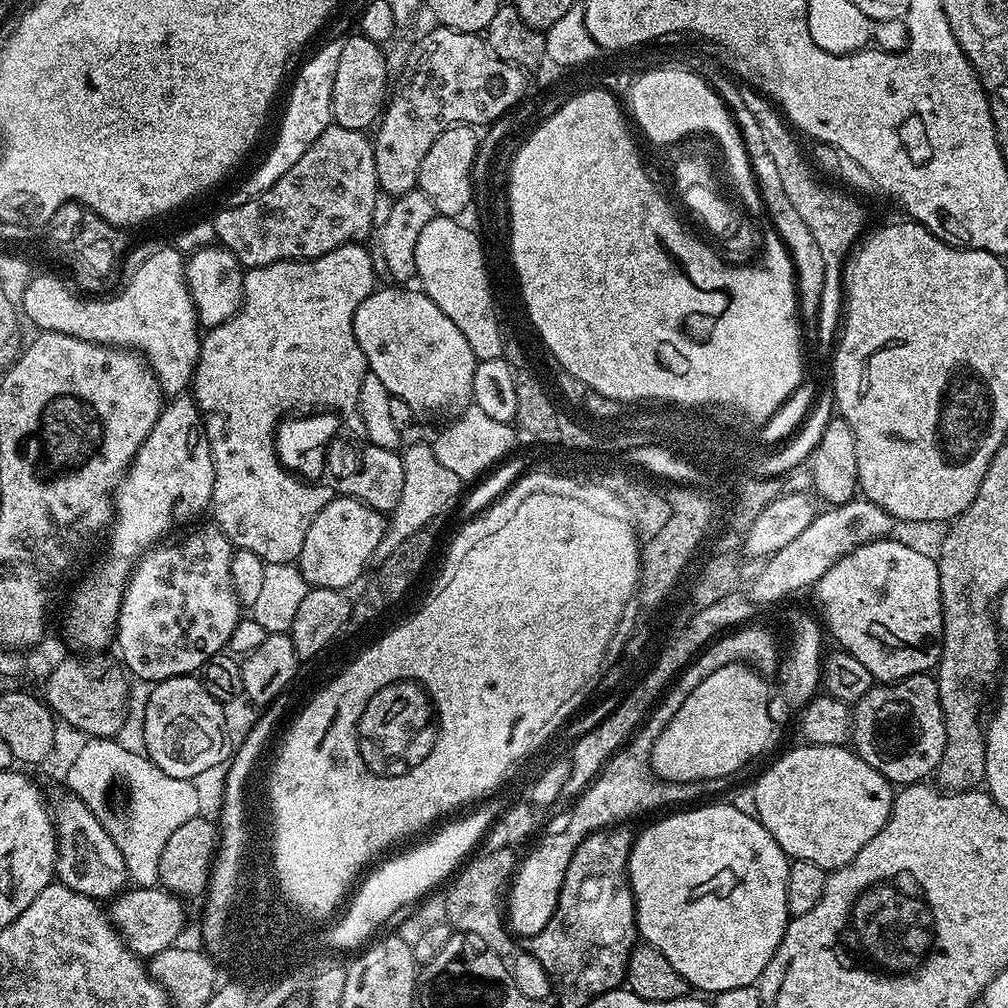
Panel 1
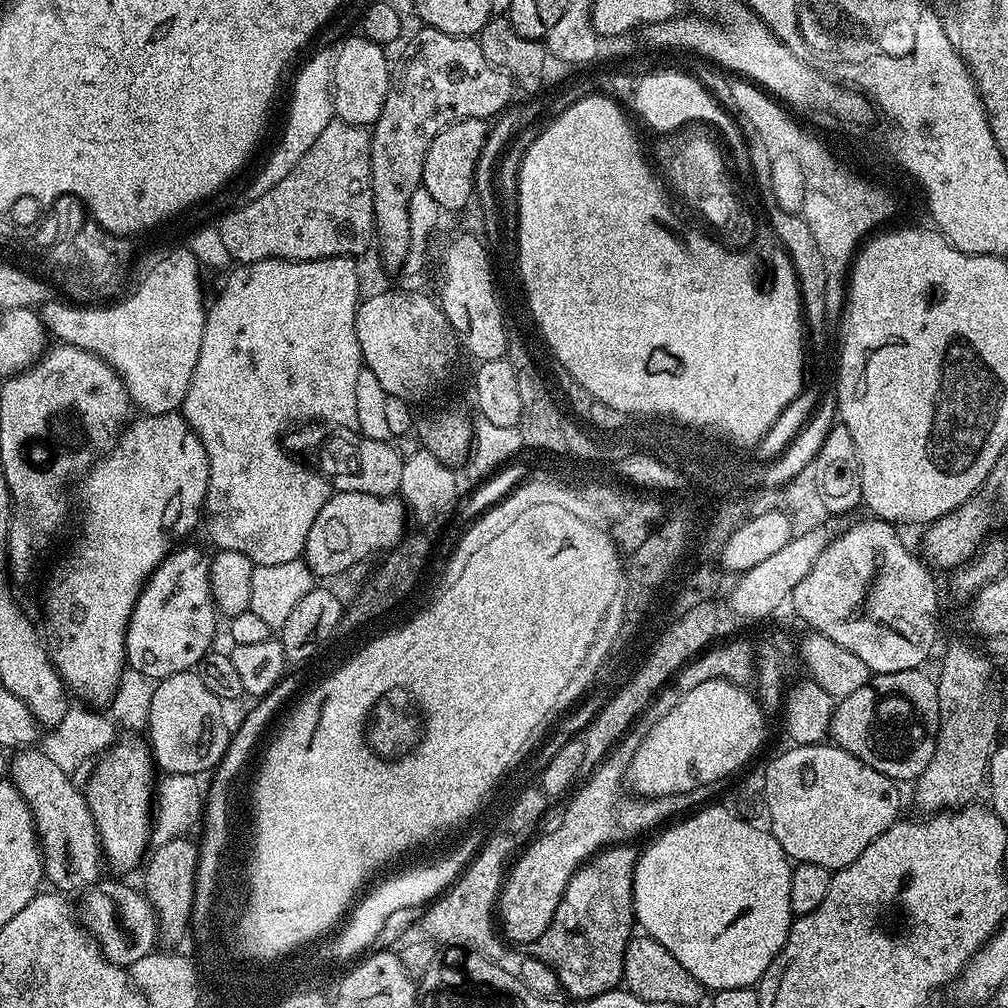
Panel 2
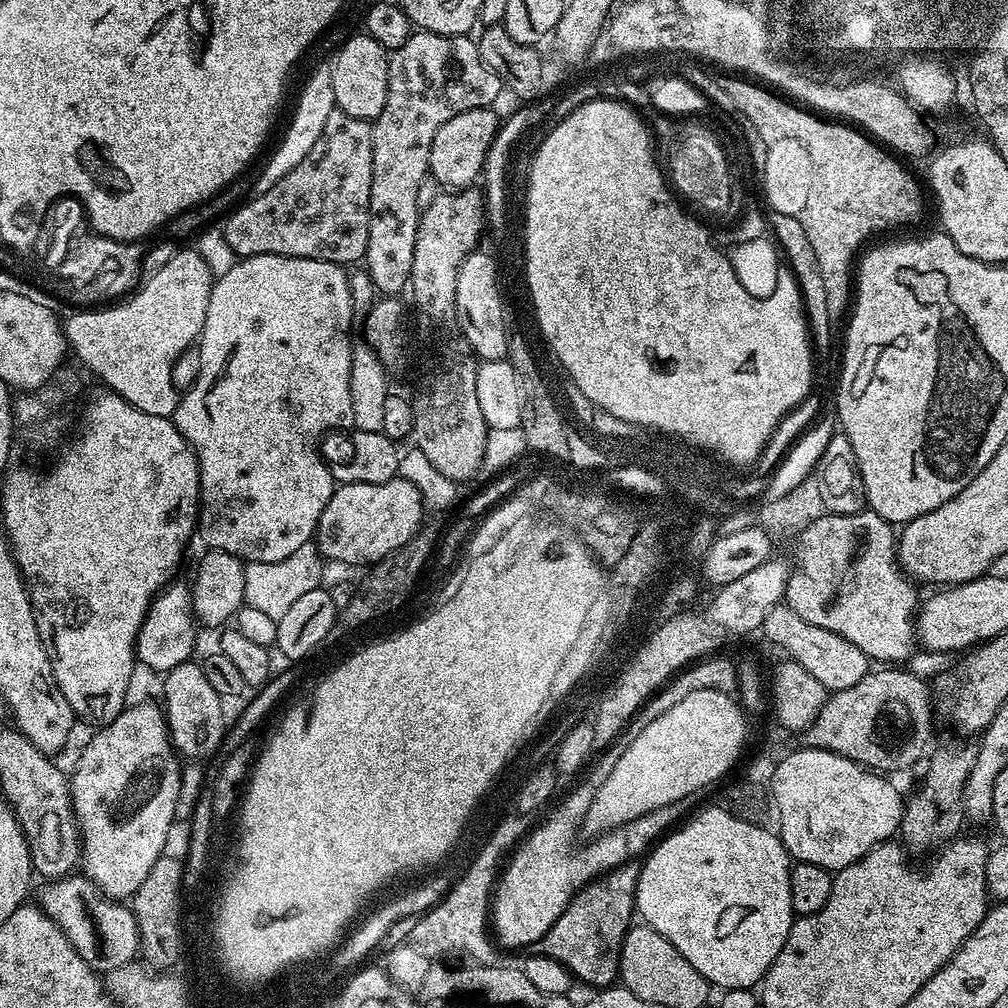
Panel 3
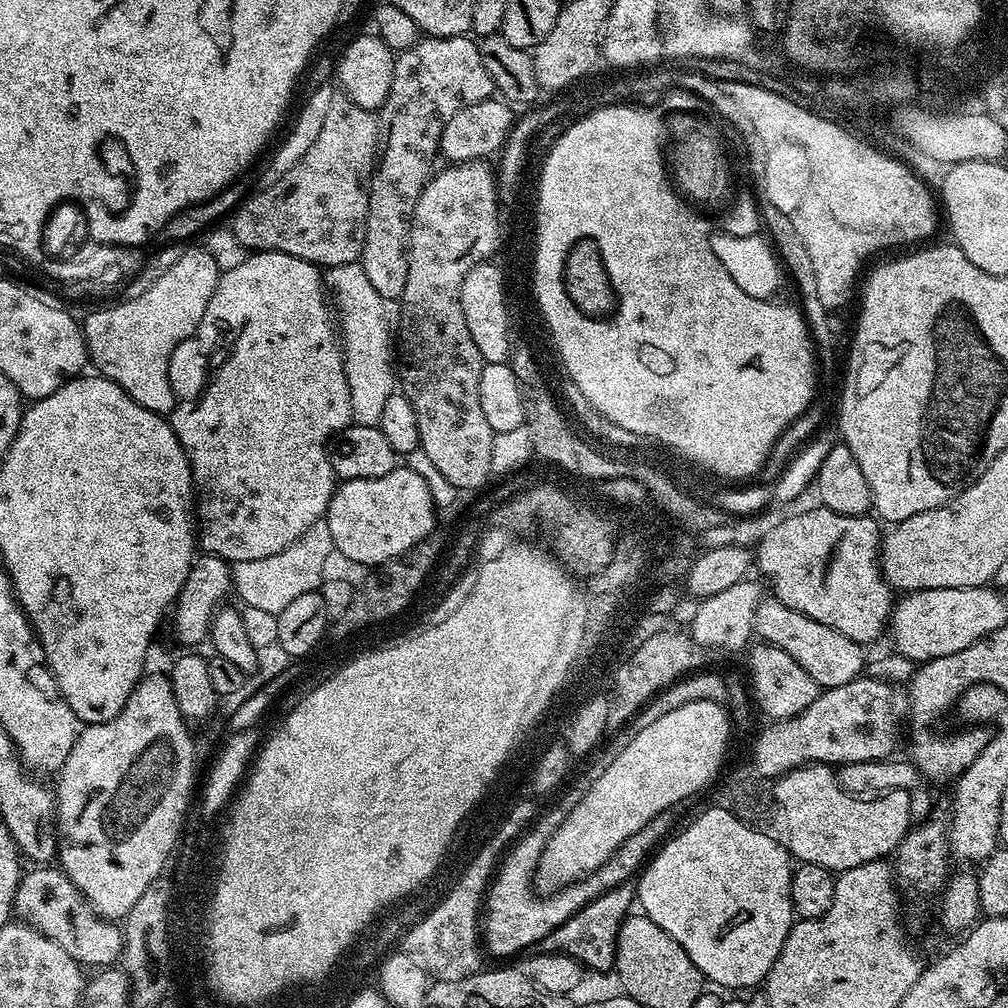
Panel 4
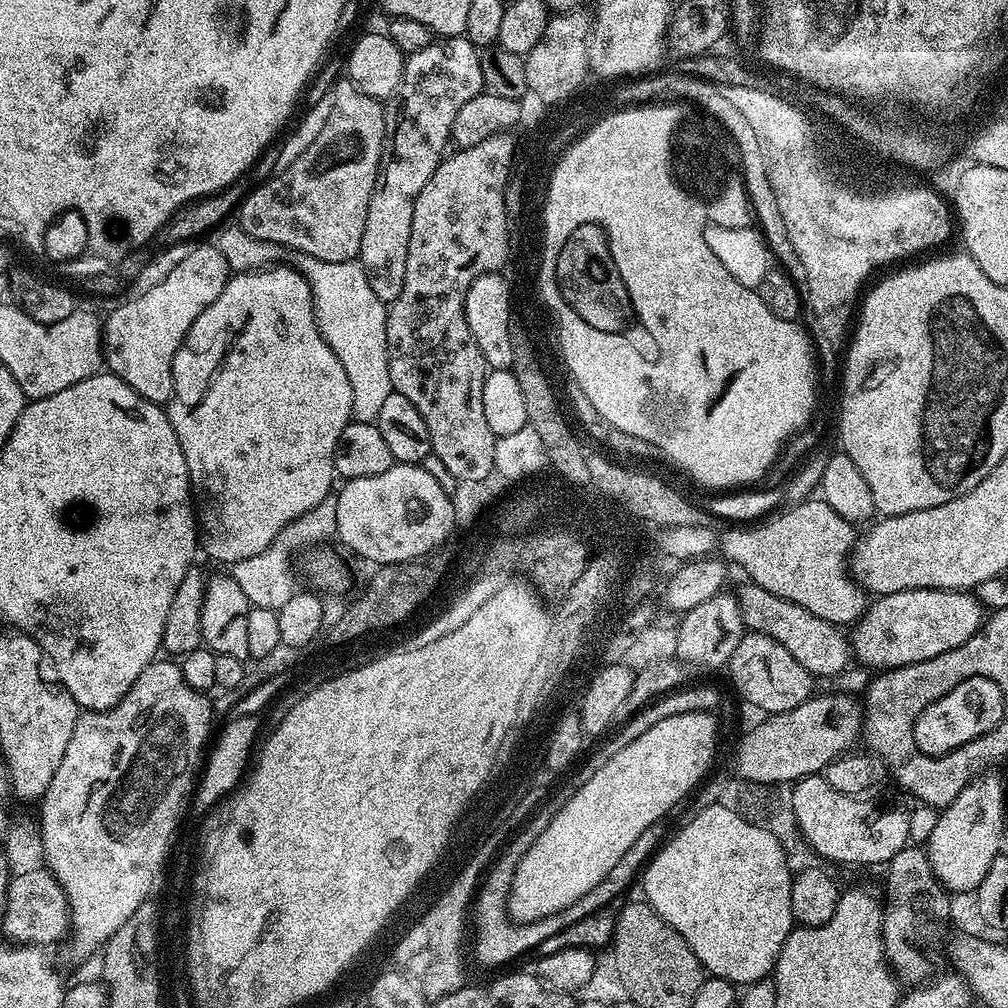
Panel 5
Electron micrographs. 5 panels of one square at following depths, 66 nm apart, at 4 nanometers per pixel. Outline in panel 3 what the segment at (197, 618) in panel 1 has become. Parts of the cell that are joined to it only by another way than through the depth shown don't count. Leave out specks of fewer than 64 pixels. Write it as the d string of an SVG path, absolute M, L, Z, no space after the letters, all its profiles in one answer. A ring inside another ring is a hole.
M170 582L152 600L136 639L136 659L159 674L167 674L174 666L193 659L198 621L192 614L192 590L187 583Z

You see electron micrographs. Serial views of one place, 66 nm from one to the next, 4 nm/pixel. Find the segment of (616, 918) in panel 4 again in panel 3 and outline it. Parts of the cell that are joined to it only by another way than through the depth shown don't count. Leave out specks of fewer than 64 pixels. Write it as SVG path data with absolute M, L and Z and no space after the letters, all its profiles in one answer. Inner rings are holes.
M636 862L620 864L577 890L566 910L558 914L554 926L534 945L535 951L546 958L554 958L554 962L562 962L579 983L581 980L584 984L593 984L593 989L603 990L615 985L620 975L623 940L634 924L640 870L641 865Z

